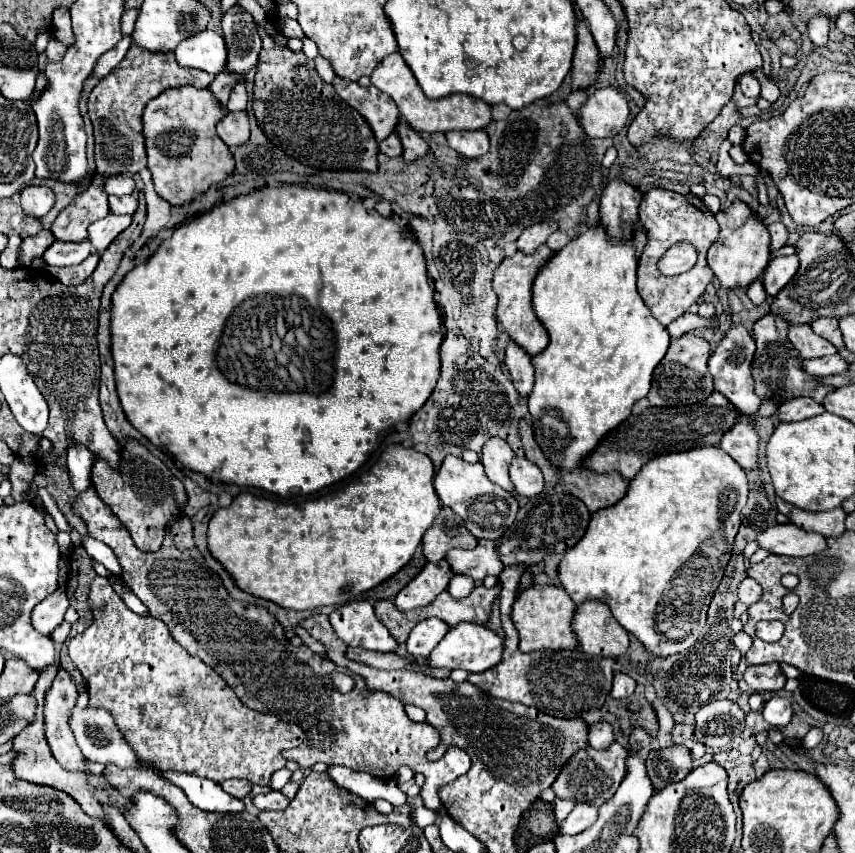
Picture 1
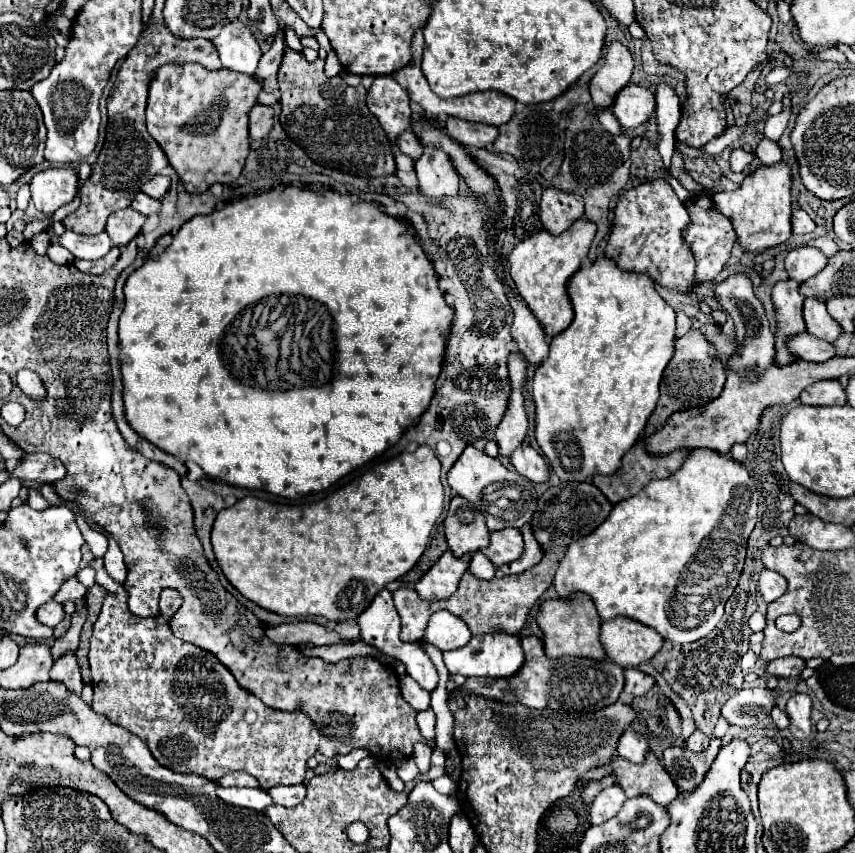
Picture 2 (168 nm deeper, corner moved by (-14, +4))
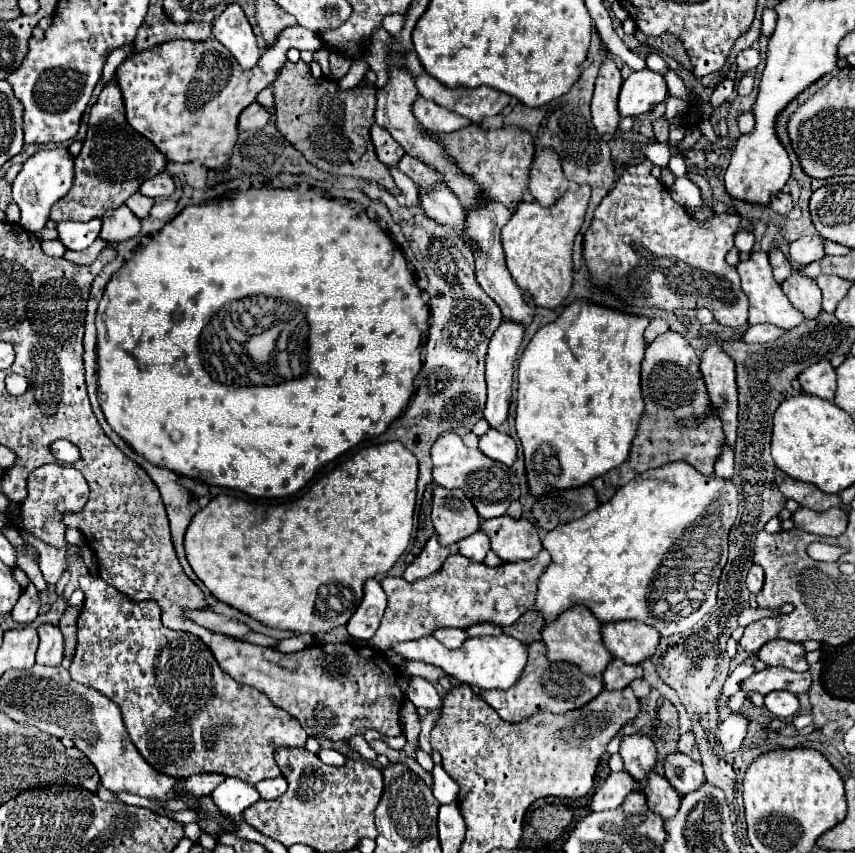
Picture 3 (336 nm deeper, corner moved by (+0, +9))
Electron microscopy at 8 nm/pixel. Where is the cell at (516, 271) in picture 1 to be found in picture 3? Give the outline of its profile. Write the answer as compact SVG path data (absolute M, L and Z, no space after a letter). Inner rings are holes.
M590 186L568 190L558 204L542 208L536 200L520 202L512 218L502 228L506 266L516 284L534 296L536 306L560 306L572 288L572 242L578 234L590 200Z

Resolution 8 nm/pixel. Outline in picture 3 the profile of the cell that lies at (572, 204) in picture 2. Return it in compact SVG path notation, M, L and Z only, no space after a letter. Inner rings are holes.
M542 148L530 170L530 194L542 206L552 206L566 190L570 182L562 172L562 162L556 150Z

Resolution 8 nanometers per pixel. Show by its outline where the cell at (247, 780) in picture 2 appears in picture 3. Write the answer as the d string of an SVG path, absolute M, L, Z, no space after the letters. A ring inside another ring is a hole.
M196 774L184 780L184 794L192 796L208 796L214 786L218 786L226 776L222 774Z

